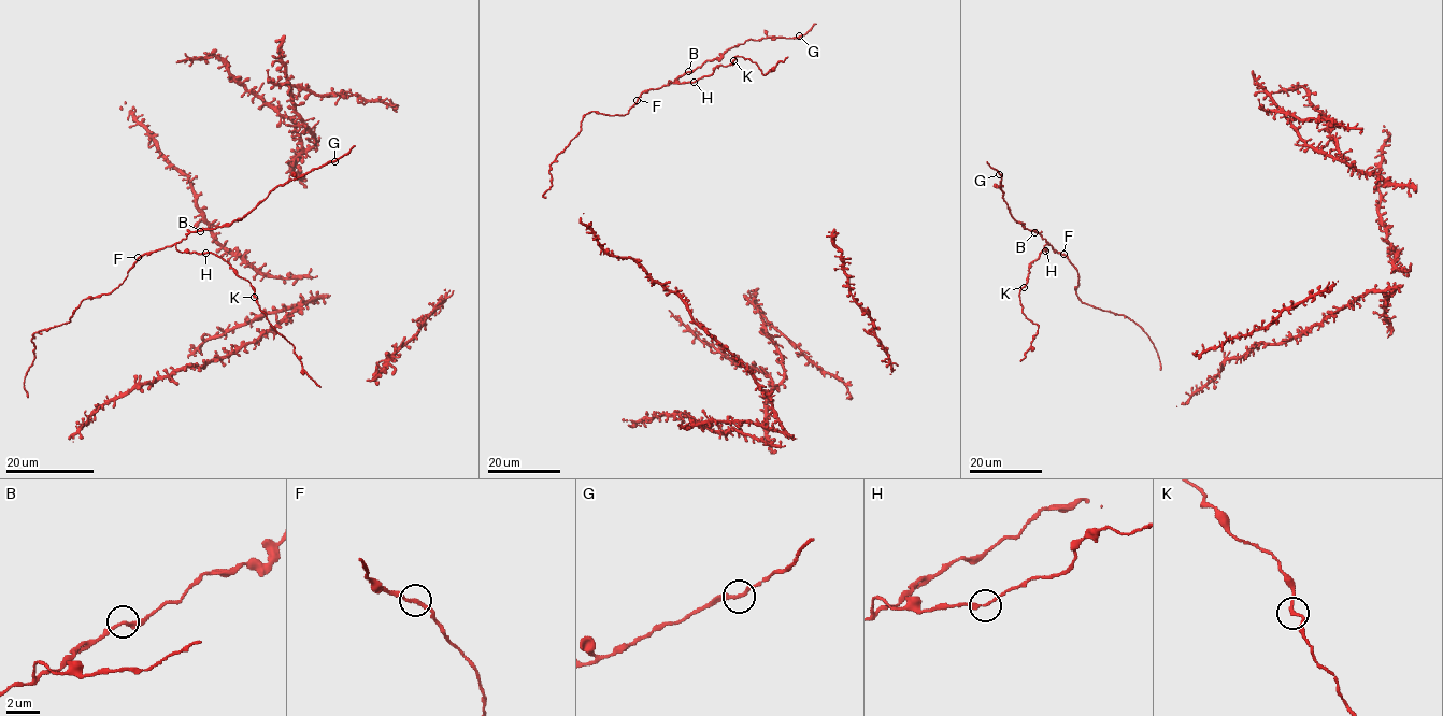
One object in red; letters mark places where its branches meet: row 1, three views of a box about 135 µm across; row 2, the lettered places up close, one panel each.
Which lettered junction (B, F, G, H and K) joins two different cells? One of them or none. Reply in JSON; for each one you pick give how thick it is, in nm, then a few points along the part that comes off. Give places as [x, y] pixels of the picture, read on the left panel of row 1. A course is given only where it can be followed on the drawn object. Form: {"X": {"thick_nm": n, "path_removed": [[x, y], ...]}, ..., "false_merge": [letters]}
{"false_merge": []}

